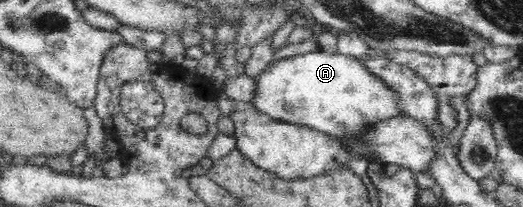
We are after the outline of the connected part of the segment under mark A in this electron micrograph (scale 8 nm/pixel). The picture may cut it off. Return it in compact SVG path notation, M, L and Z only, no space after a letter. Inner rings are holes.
M319 49L277 62L272 60L269 68L255 79L257 79L257 90L255 90L257 96L251 102L259 110L273 118L318 130L339 141L343 147L355 148L356 143L361 140L367 144L365 136L369 134L369 130L373 130L379 122L402 115L399 91L393 90L384 78L373 73L363 61L338 51L327 53Z

